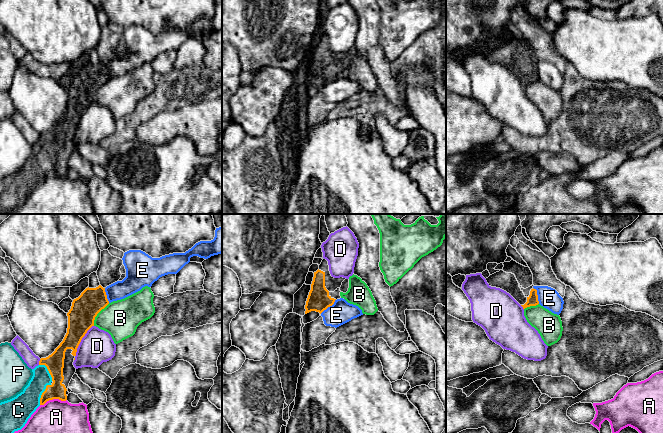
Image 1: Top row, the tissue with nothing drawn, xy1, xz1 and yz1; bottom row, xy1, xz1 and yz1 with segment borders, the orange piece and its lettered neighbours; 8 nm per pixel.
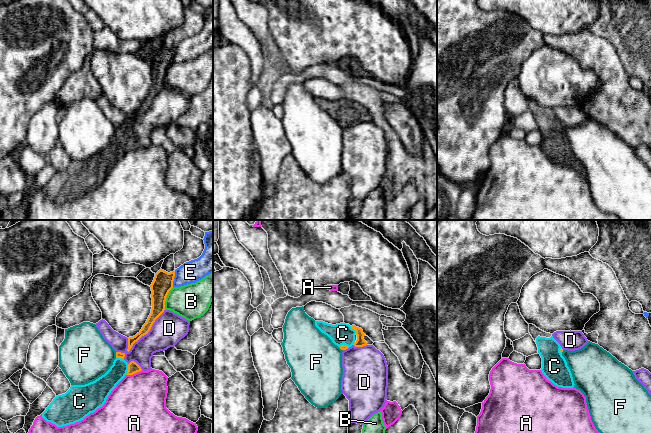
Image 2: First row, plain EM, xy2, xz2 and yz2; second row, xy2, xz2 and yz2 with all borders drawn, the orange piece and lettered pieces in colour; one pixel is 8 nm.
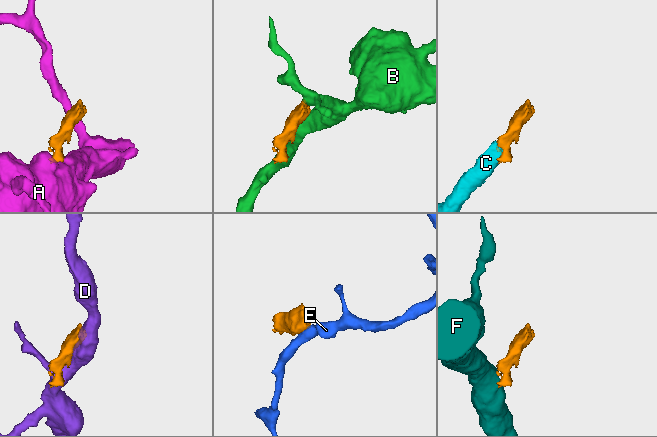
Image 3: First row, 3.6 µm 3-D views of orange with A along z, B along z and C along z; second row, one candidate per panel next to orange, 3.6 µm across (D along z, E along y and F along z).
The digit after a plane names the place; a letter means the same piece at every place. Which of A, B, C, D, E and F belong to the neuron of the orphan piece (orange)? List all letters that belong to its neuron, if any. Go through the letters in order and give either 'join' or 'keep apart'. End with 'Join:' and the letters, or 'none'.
A: keep apart
B: keep apart
C: join
D: keep apart
E: keep apart
F: keep apart
Join: C

